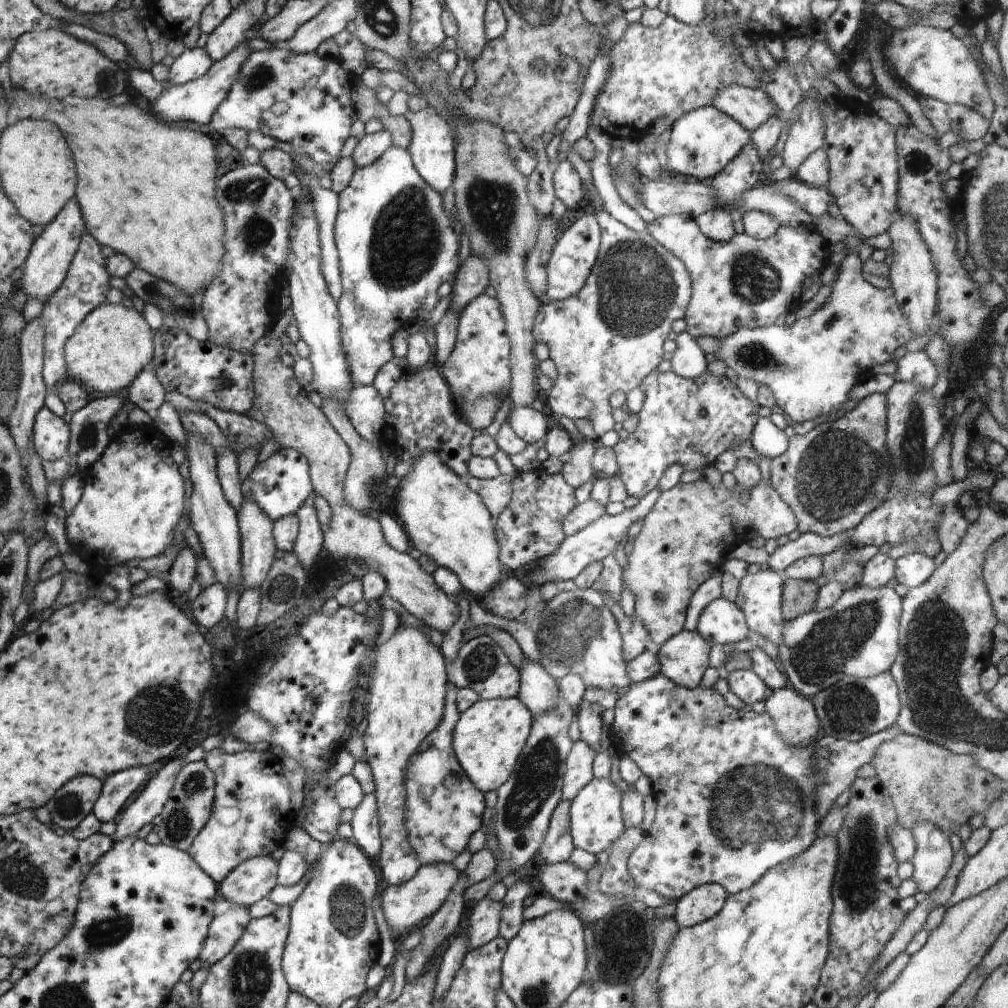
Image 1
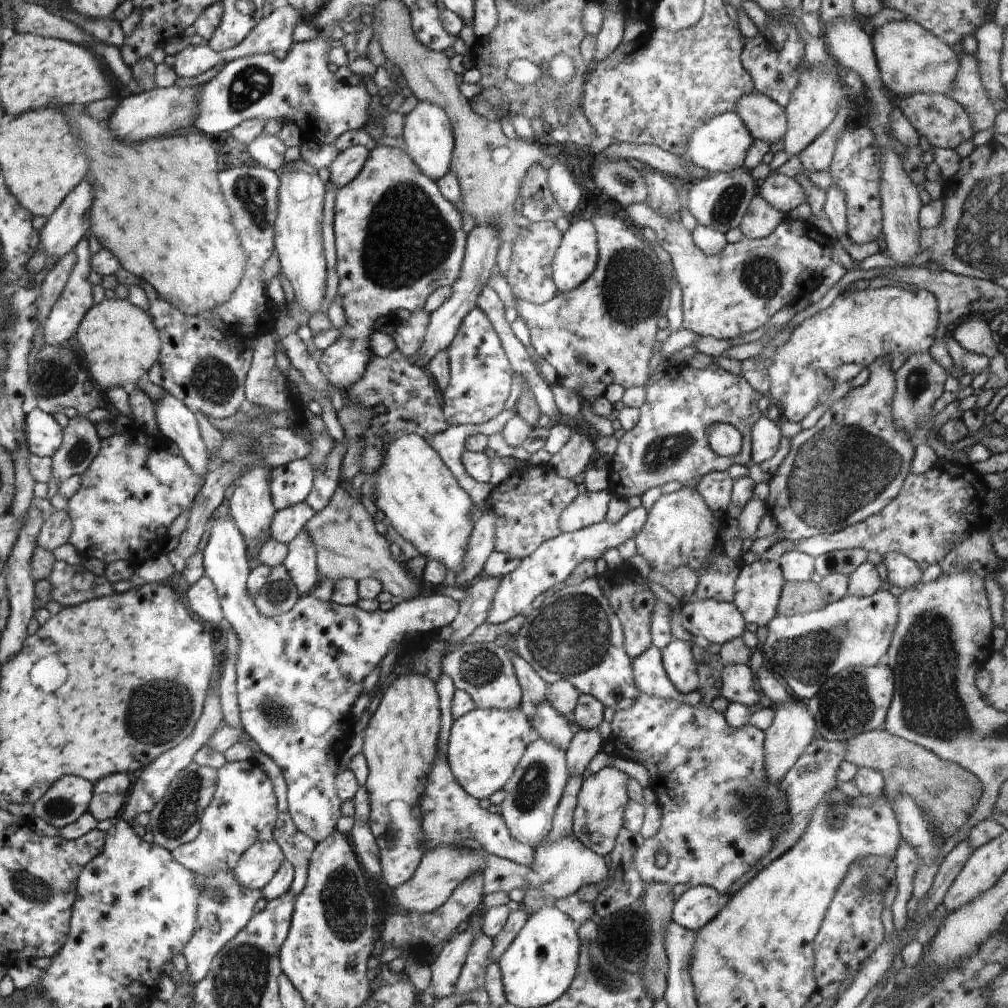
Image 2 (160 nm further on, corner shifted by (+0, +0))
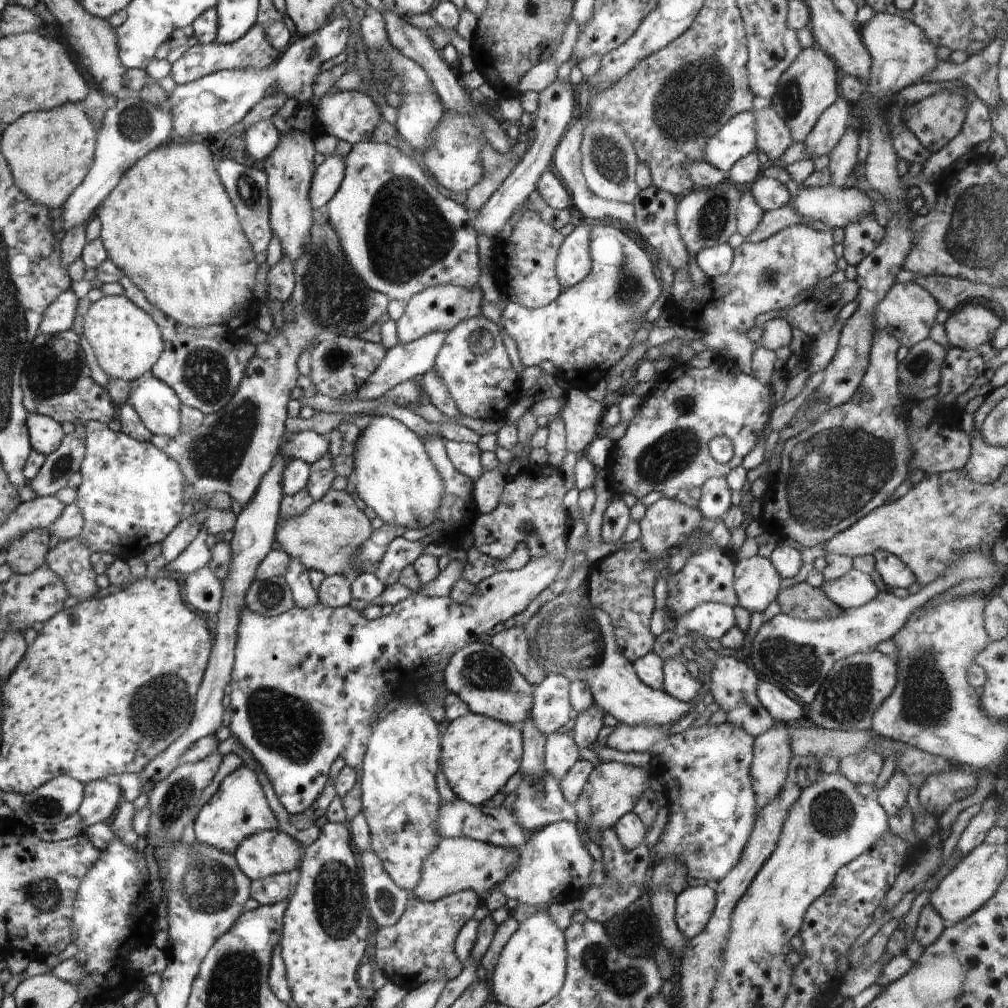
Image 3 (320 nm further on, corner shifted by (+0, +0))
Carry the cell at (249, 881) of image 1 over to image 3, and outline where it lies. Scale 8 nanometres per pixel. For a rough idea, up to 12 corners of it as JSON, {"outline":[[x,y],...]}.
{"outline":[[279,827],[233,852],[251,880],[298,869],[304,848]]}

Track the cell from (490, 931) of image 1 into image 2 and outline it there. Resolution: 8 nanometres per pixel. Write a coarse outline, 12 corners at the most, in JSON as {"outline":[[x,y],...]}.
{"outline":[[479,923],[444,944],[434,962],[429,992],[434,999],[455,992],[455,984]]}

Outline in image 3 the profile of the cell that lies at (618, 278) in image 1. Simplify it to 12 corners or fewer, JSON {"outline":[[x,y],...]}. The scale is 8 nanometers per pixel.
{"outline":[[591,229],[588,276],[498,326],[522,366],[589,389],[663,294],[626,233]]}

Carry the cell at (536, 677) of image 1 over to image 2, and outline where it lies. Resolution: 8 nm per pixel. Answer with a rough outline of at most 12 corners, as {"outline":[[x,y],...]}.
{"outline":[[544,700],[531,725],[535,735],[565,752],[573,737],[570,717]]}

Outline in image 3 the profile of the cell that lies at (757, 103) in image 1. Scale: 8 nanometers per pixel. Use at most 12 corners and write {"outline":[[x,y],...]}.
{"outline":[[773,105],[753,112],[757,149],[777,165],[794,142]]}

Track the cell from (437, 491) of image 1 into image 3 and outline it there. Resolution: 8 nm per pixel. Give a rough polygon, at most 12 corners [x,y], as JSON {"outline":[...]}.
{"outline":[[373,415],[351,490],[386,524],[437,519],[444,485],[417,434]]}

